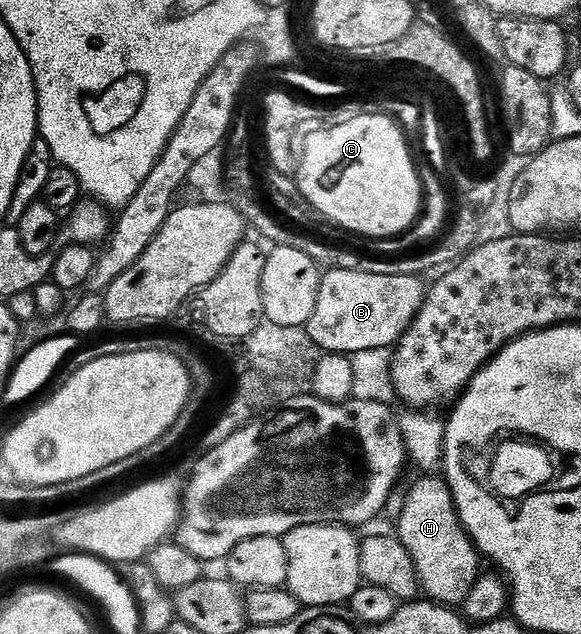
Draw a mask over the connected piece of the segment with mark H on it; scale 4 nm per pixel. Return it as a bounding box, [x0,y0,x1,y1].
[395,476,482,608]

